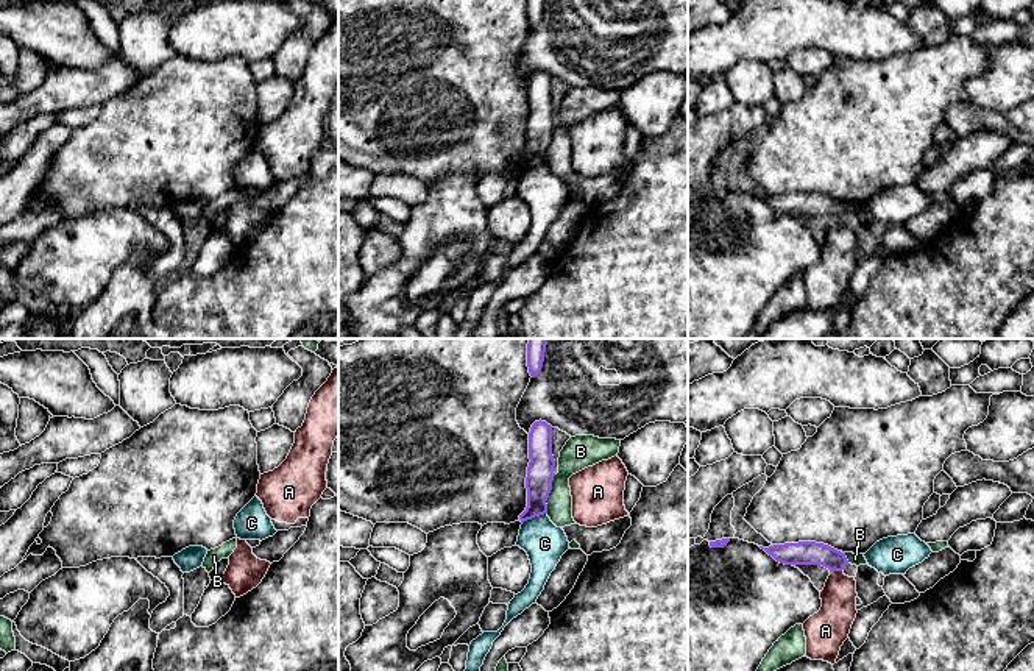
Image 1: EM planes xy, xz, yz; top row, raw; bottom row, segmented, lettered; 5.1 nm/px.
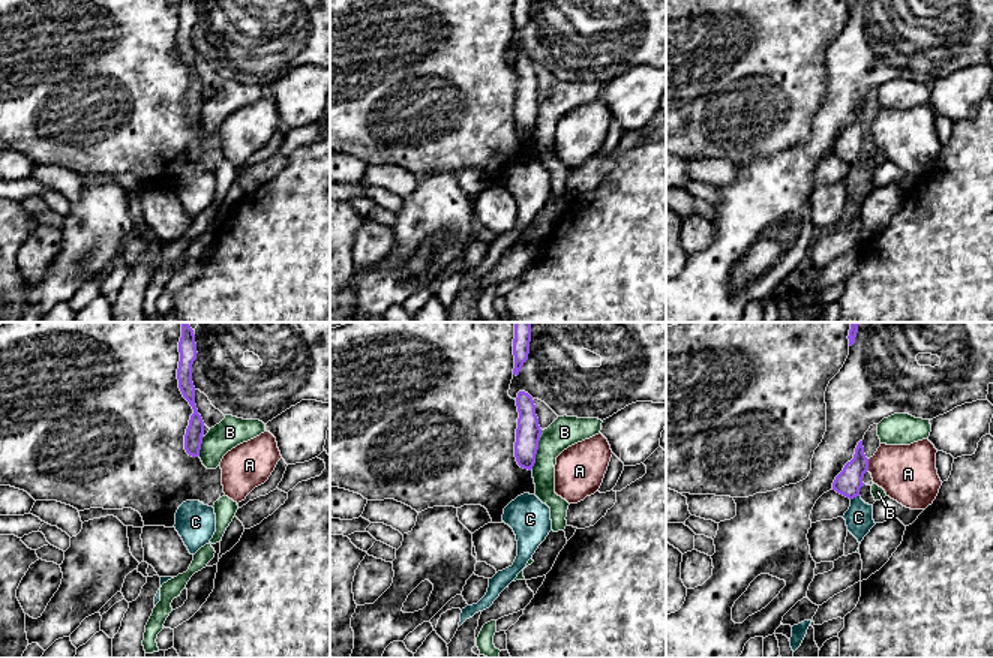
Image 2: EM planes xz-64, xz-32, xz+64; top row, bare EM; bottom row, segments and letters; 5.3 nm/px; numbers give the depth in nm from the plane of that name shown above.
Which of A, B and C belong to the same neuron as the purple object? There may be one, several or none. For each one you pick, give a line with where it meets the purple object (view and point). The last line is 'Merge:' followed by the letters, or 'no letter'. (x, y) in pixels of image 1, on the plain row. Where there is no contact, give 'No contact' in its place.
Merge: no letter

